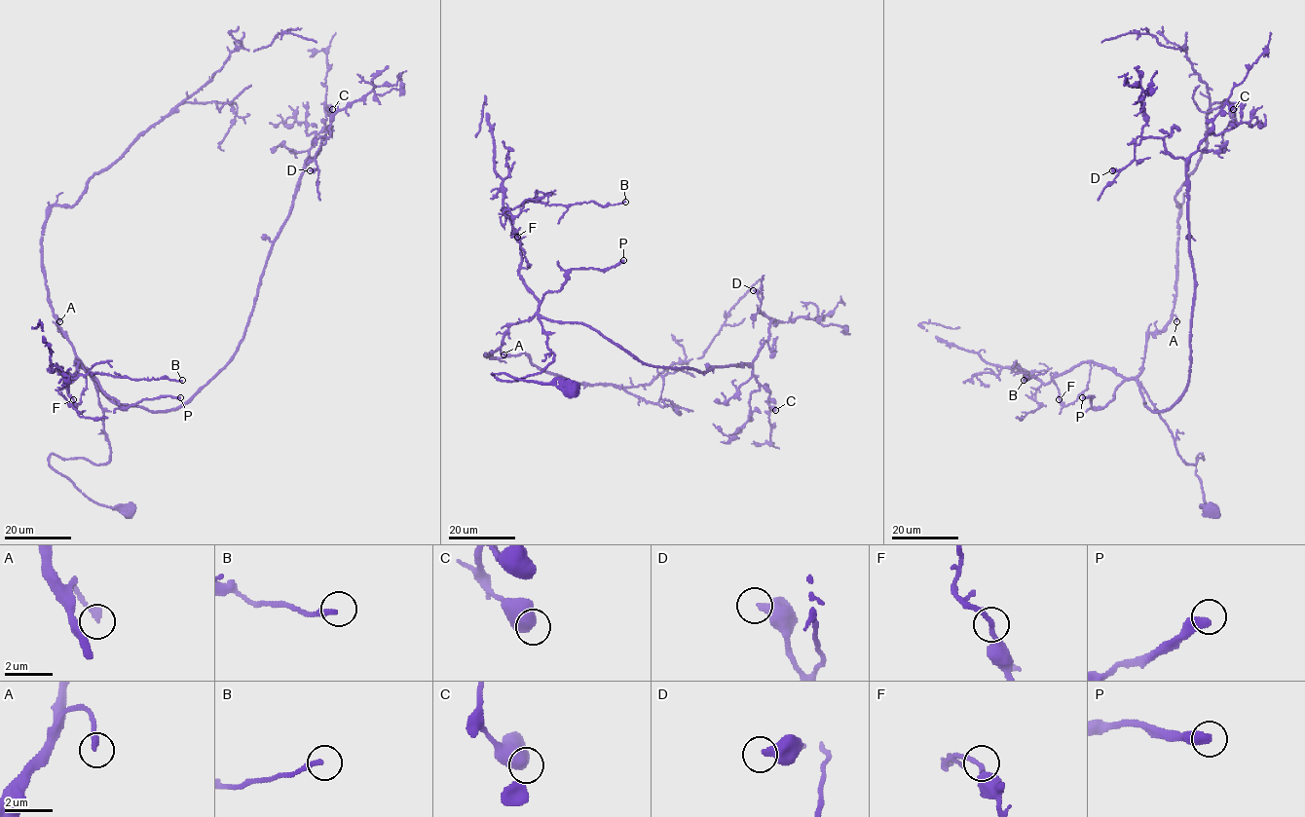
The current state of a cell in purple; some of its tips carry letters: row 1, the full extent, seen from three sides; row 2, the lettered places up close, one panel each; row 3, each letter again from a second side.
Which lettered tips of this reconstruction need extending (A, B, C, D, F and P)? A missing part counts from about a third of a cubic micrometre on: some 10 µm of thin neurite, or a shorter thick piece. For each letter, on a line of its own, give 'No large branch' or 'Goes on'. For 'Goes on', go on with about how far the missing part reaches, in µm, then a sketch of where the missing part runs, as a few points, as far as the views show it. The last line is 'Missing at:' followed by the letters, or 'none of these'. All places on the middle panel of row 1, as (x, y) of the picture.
A: Goes on. Missing length about 15 µm
B: No large branch
C: No large branch
D: No large branch
F: No large branch
P: Goes on. Missing length about 100 µm
Missing at: A, P

